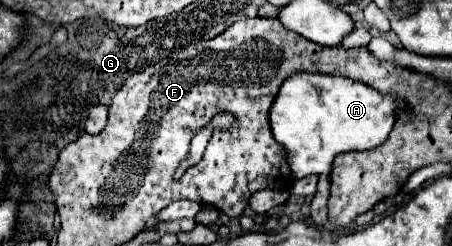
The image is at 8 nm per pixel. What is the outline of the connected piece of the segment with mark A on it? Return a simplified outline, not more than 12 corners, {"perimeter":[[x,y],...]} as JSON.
{"perimeter":[[298,72],[270,110],[294,178],[378,148],[408,106]]}

